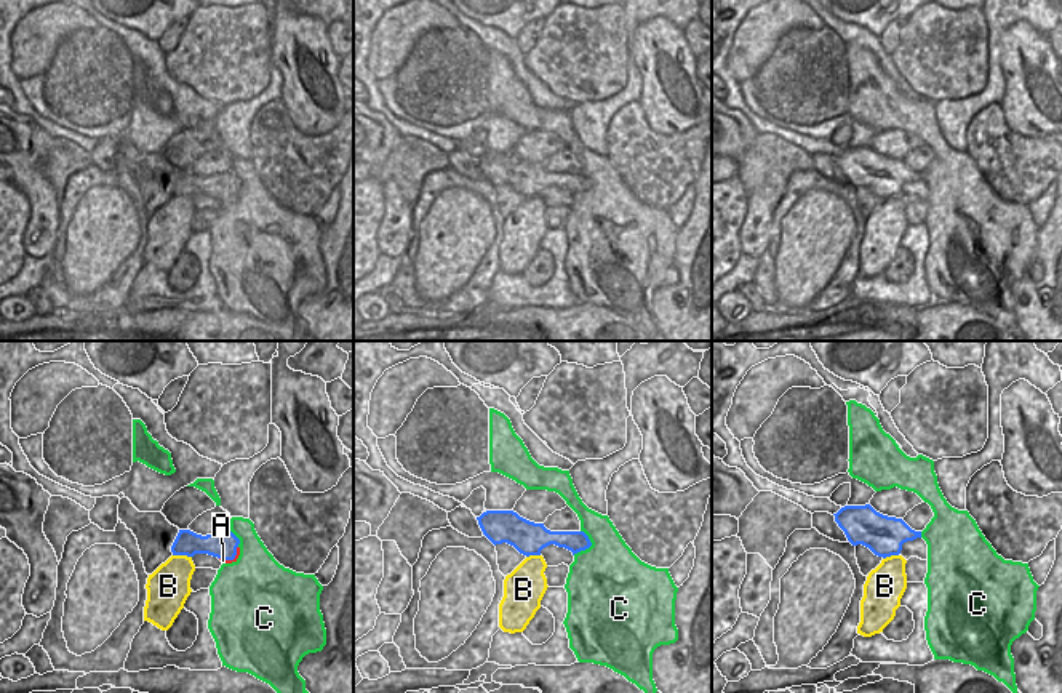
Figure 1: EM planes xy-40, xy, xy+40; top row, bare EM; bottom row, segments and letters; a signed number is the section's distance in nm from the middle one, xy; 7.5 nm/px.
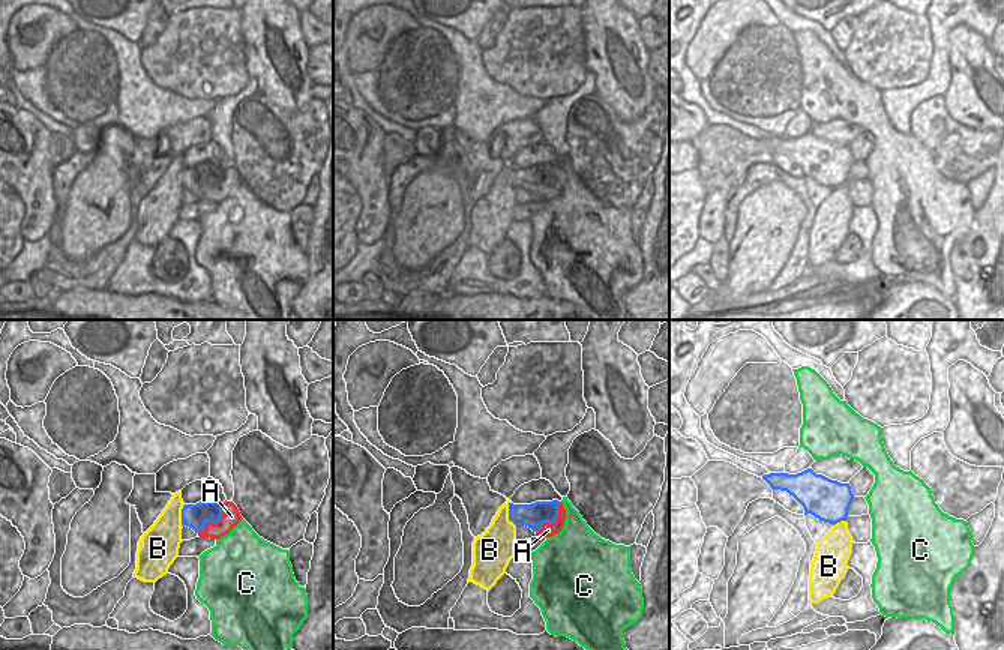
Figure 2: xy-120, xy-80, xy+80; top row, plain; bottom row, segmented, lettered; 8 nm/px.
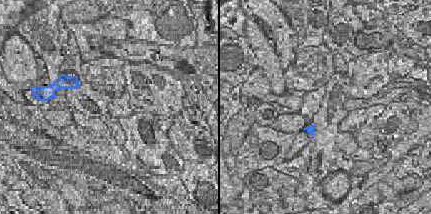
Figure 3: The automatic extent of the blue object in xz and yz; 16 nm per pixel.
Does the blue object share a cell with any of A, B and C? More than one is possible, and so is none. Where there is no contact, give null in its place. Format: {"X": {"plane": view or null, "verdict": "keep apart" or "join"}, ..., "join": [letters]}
{"A": {"plane": "xy-40", "verdict": "join"}, "B": {"plane": "xy-40", "verdict": "keep apart"}, "C": {"plane": "xy", "verdict": "keep apart"}, "join": ["A"]}

